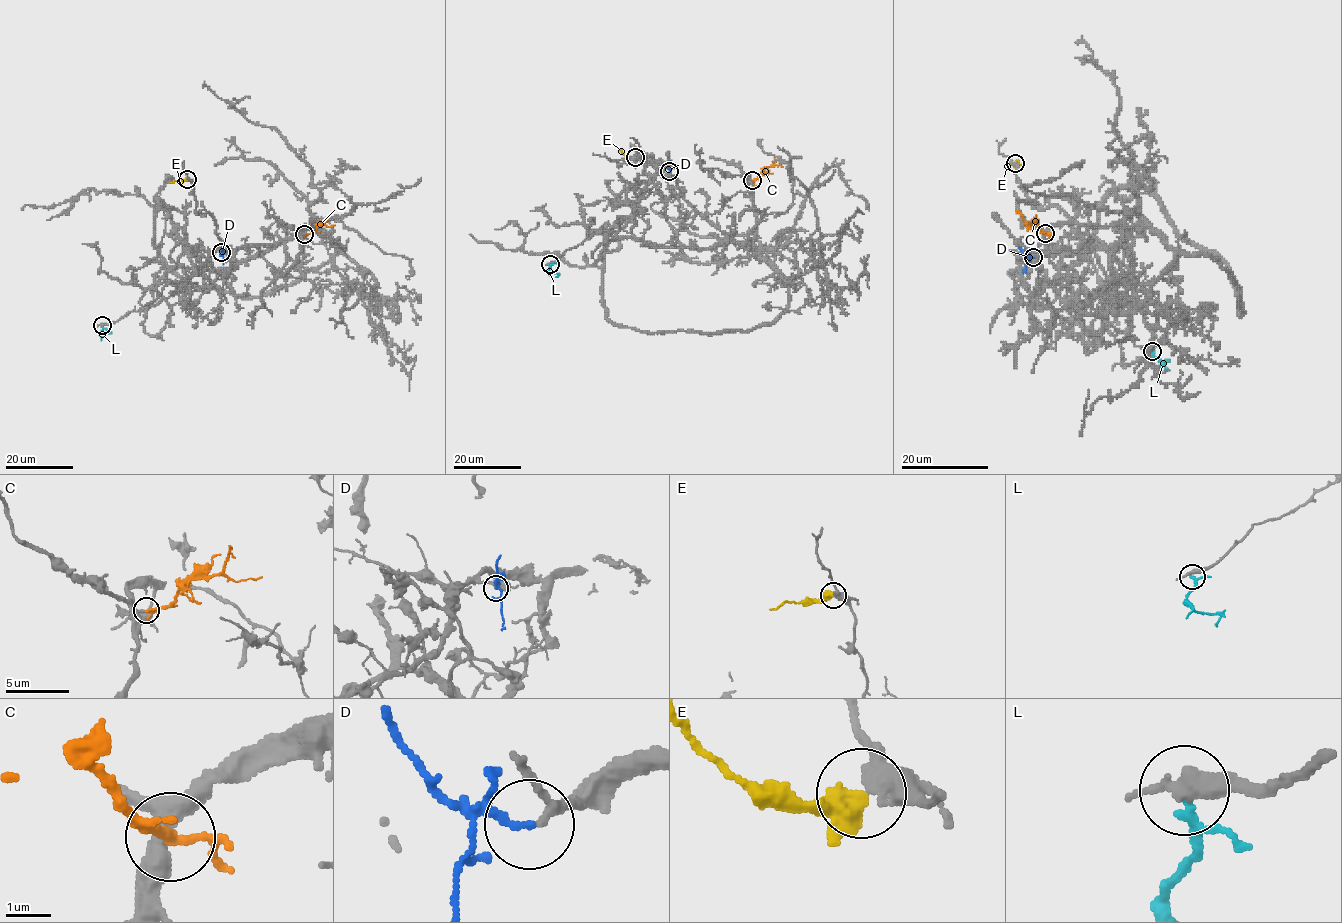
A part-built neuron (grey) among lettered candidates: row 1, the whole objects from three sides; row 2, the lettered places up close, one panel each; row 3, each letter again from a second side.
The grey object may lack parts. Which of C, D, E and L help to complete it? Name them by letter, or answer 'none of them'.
C, D

